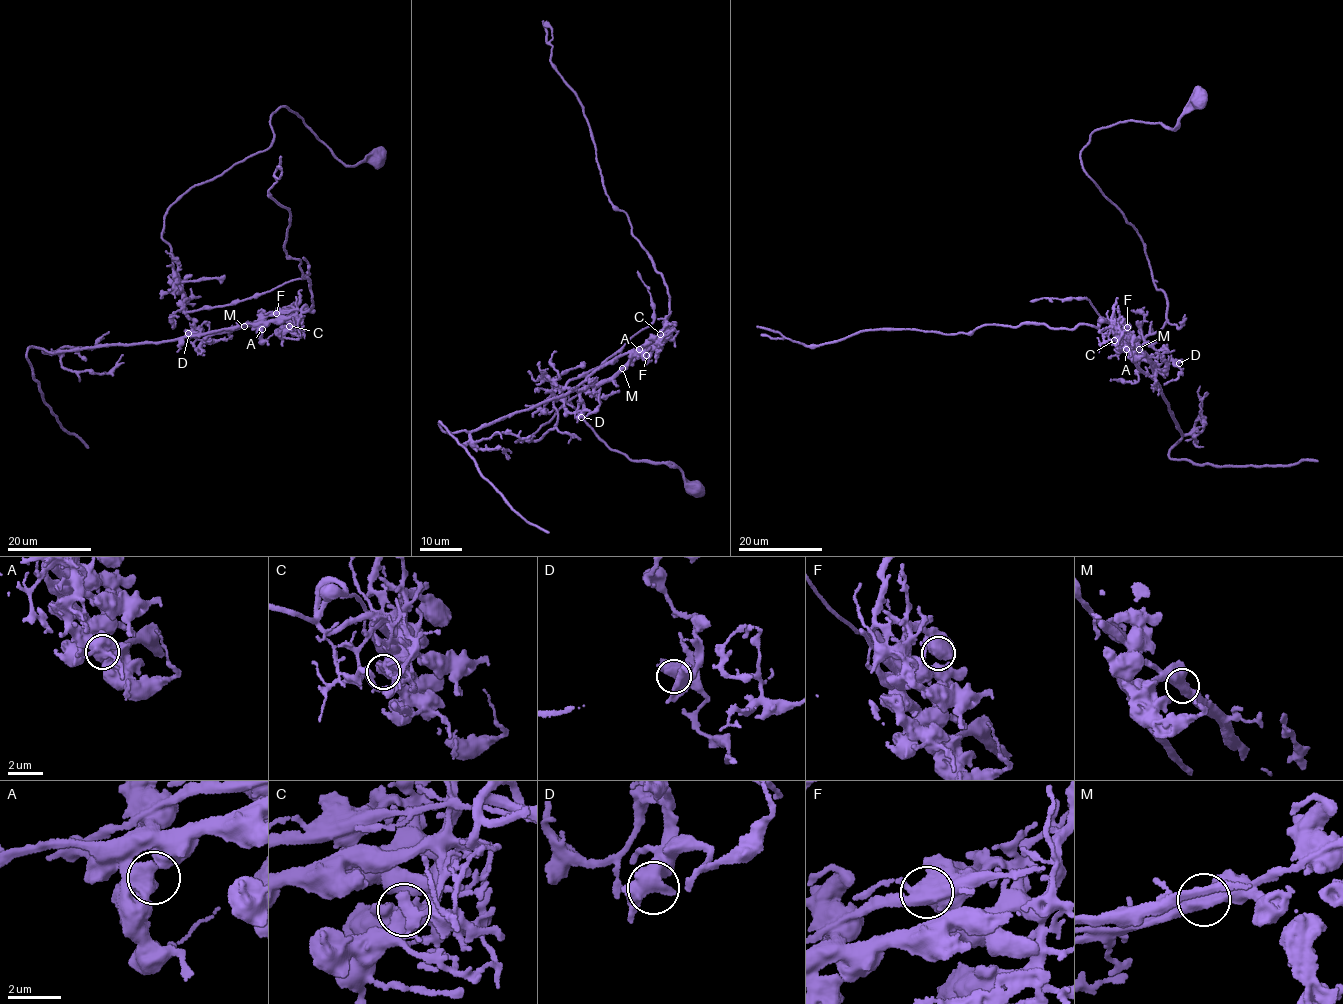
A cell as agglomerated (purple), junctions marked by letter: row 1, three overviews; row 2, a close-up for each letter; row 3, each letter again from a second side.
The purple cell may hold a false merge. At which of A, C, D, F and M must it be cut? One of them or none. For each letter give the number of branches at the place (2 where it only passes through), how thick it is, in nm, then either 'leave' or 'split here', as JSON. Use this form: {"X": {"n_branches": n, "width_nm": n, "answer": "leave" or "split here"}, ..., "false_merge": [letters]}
{"A": {"n_branches": 2, "width_nm": 550, "answer": "leave"}, "C": {"n_branches": 2, "width_nm": 500, "answer": "leave"}, "D": {"n_branches": 2, "width_nm": 550, "answer": "leave"}, "F": {"n_branches": 2, "width_nm": 550, "answer": "leave"}, "M": {"n_branches": 2, "width_nm": 550, "answer": "split here"}, "false_merge": ["M"]}

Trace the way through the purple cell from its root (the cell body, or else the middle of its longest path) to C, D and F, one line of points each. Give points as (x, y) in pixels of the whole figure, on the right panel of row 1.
C: (1197, 101), (1175, 129), (1112, 124), (1080, 153), (1167, 300), (1145, 338), (1168, 351), (1162, 368), (1114, 340)
D: (1197, 101), (1175, 129), (1112, 124), (1080, 153), (1137, 231), (1167, 300), (1165, 325), (1145, 341), (1179, 363)
F: (1197, 101), (1175, 129), (1112, 124), (1080, 153), (1164, 293), (1145, 338), (1162, 368), (1127, 327)

